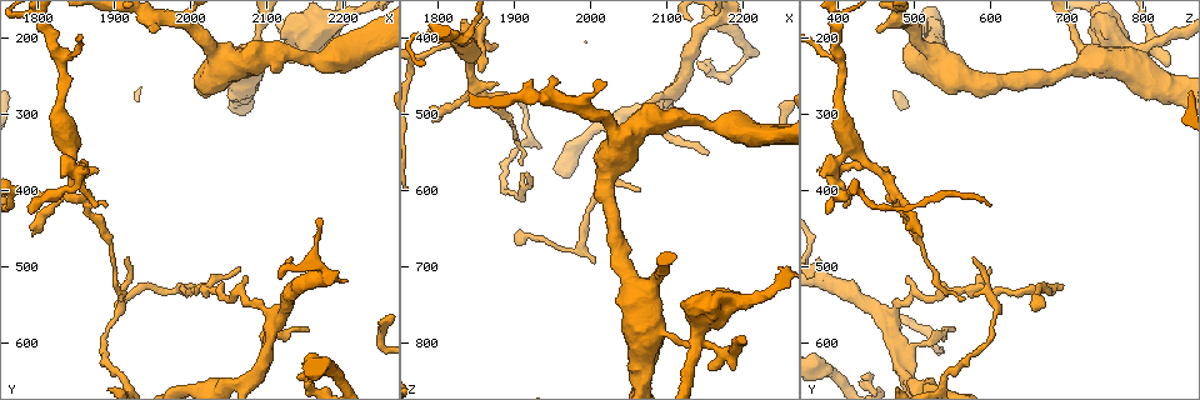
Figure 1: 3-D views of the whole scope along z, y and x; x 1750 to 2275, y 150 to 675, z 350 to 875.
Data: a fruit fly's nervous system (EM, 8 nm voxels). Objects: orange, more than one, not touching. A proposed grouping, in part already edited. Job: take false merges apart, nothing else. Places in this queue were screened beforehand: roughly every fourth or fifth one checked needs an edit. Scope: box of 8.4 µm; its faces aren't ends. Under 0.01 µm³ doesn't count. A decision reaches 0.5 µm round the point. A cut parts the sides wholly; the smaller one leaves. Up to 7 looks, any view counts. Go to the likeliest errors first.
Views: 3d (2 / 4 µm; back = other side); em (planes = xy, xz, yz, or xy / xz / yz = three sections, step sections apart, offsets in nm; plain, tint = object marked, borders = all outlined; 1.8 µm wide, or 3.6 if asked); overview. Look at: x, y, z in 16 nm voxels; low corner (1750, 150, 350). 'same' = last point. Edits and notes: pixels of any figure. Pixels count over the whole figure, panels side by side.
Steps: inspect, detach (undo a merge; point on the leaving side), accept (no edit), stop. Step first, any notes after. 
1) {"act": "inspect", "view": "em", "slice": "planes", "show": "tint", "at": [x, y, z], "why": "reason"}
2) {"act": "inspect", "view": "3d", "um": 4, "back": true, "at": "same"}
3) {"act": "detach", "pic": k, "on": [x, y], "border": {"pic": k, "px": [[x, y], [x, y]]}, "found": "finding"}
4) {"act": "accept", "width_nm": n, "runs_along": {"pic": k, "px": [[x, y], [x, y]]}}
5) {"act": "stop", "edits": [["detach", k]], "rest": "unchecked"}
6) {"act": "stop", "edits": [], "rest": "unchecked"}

{"act": "inspect", "view": "3d", "um": 4, "at": [1845, 390, 390], "why": "sharp bend"}

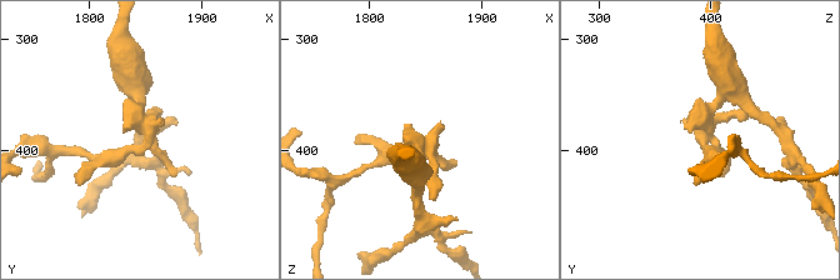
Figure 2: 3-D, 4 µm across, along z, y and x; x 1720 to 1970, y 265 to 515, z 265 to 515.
{"act": "inspect", "view": "em", "slice": "planes", "show": "tint", "at": [1844, 392, 396]}

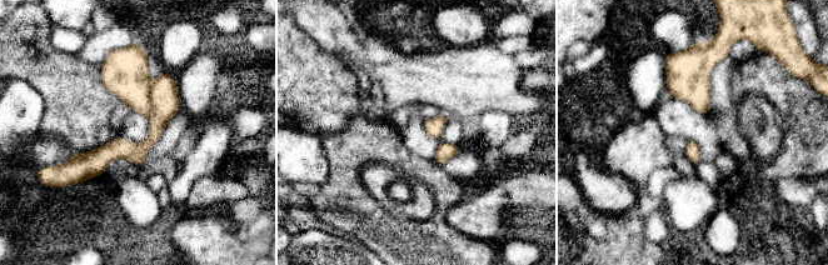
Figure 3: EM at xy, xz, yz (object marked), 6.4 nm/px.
{"act": "detach", "pic": 3, "on": [125, 73], "border": {"pic": 3, "px": [[151, 81], [151, 113], [148, 116]]}, "found": "two neurons meet here"}

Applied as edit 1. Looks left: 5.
{"act": "inspect", "view": "3d", "um": 2, "at": [2140, 215, 800], "why": "abrupt turn"}

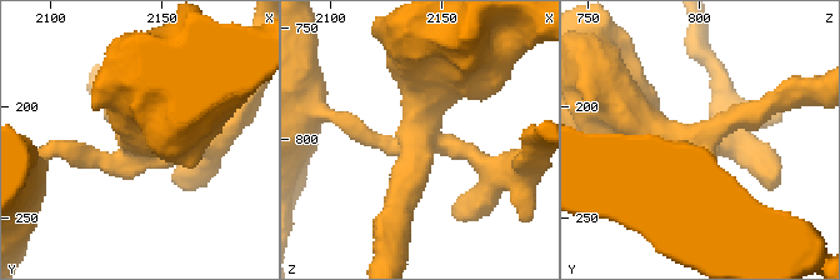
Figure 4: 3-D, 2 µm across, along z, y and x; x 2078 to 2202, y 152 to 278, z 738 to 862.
{"act": "inspect", "view": "em", "slice": "planes", "show": "tint", "at": [2139, 219, 797], "arms": 4, "why": "need the tissue"}

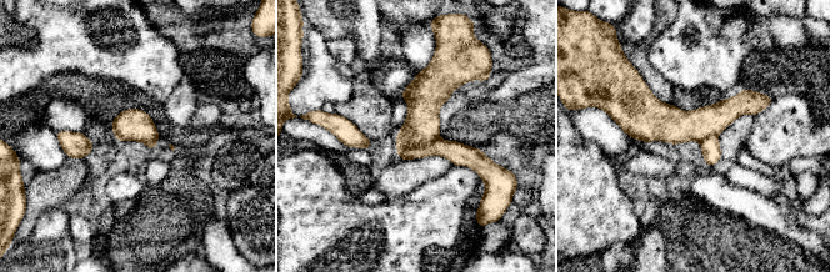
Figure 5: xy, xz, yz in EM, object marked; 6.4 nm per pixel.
{"act": "detach", "pic": 5, "on": [421, 126], "found": "a second neuron is stuck on"}

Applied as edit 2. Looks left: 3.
{"act": "stop", "edits": [["detach", 3], ["detach", 5]], "rest": "unchecked"}

